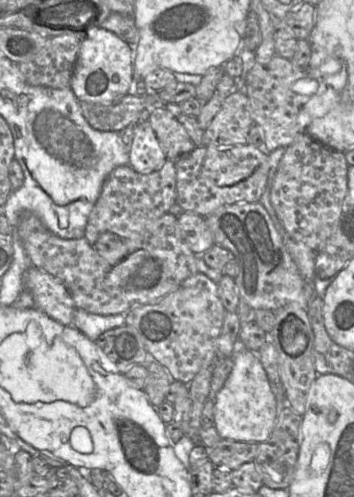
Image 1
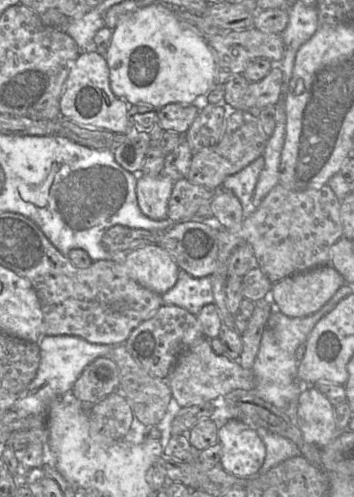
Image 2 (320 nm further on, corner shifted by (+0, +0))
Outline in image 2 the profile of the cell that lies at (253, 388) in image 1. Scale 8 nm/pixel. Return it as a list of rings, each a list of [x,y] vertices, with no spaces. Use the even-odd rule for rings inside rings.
[[[231,419],[218,429],[221,466],[239,478],[251,478],[262,467],[266,447],[257,431],[240,420]]]

